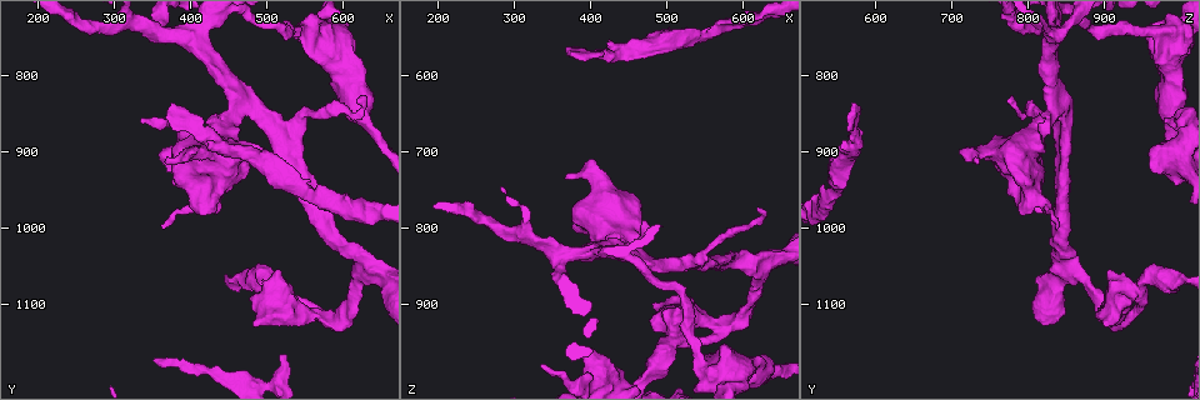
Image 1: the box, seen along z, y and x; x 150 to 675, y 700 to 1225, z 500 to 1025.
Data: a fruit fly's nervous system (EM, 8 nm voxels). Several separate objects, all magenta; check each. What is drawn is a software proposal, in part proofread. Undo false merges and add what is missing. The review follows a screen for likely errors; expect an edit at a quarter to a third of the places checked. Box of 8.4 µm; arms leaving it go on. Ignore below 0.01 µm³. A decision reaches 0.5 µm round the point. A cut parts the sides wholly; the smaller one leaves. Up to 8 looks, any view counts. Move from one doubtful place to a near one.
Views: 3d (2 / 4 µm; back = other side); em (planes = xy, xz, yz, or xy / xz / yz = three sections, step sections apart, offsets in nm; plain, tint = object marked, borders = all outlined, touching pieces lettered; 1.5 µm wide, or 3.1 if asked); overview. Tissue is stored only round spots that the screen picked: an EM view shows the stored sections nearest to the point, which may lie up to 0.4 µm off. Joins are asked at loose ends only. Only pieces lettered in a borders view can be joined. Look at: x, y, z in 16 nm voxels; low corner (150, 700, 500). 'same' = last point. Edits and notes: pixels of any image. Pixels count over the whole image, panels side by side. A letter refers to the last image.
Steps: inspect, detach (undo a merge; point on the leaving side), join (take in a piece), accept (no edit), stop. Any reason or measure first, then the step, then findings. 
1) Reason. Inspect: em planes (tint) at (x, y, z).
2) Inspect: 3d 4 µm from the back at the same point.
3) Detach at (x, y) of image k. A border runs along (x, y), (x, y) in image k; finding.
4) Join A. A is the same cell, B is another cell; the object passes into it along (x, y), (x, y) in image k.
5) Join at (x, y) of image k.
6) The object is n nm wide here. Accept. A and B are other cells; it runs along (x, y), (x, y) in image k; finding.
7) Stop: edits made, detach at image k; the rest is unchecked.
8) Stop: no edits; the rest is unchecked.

Three-way junction. Inspect: em planes (borders) at (625, 1045, 860).

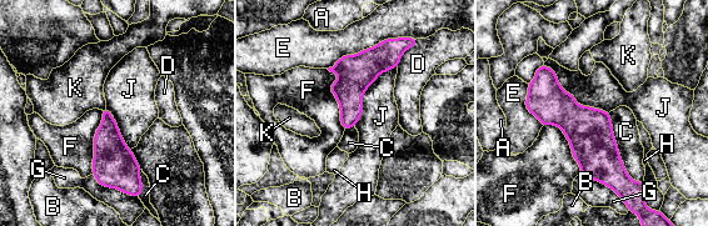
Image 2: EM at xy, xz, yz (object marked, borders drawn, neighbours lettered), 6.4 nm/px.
Accept. A, B, C, D, E, F, G, H, J and K are other cells; a border runs along (544, 64), (579, 104), (608, 112) in image 2; one neuron here.

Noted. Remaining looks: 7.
Inspect: 3d 4 µm at (510, 870, 850).

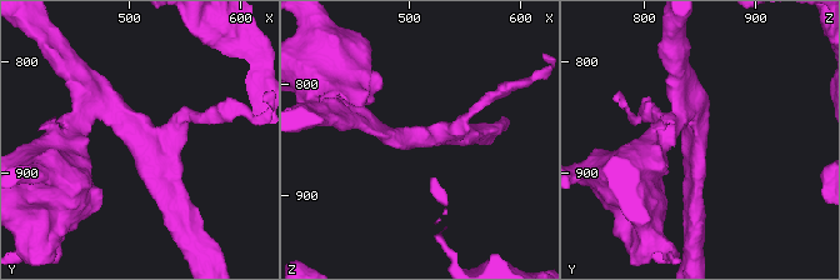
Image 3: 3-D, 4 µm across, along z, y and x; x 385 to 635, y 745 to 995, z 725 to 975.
3 arms meet here; the arms are 220, 240, 240 nm wide. Inspect: em yz step 8 (borders) at (512, 870, 848).

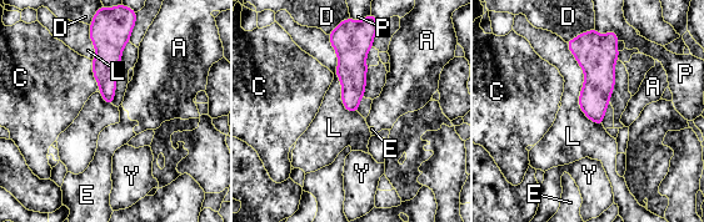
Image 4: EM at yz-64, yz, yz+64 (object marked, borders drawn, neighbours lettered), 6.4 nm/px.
Inspect: em planes (borders) at the same point.

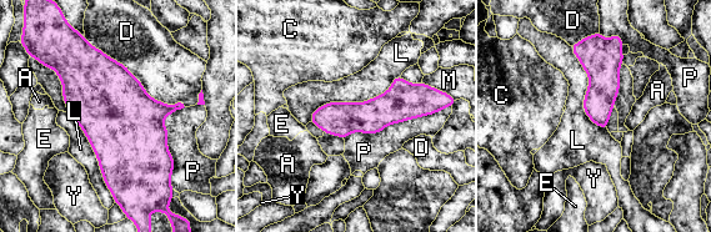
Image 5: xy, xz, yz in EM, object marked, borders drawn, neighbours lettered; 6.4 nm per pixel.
The object is 220 nm wide here. Accept. A, C, D, E, L, M, P and Y are other cells; it runs along (431, 109), (314, 119) in image 5; one neuron here.

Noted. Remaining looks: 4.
Free end. Inspect: em xz step 8 (borders) at (370, 840, 565).

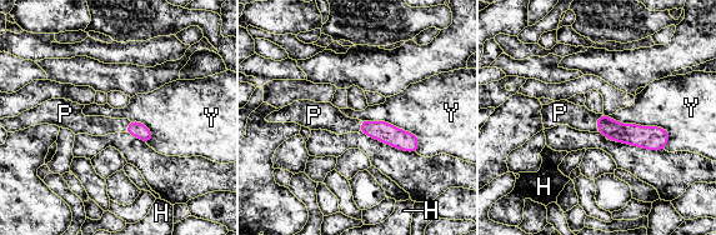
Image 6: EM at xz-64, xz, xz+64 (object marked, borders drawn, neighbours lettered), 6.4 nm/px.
Cut it another way. Inspect: em yz step 8 (borders) at the same point.

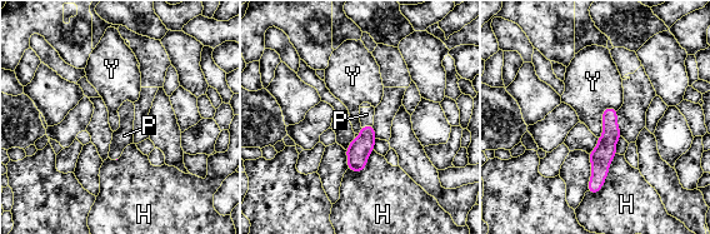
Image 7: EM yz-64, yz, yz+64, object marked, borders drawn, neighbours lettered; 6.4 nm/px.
The longest contact is with H, 320 nm. Join P. P is the same cell, H and Y are other cells; the object passes into it along (358, 152), (366, 127), (366, 114) in image 7; it goes on there.

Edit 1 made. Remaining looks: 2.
Stop: edits made, join at image 7; the rest is unchecked.

